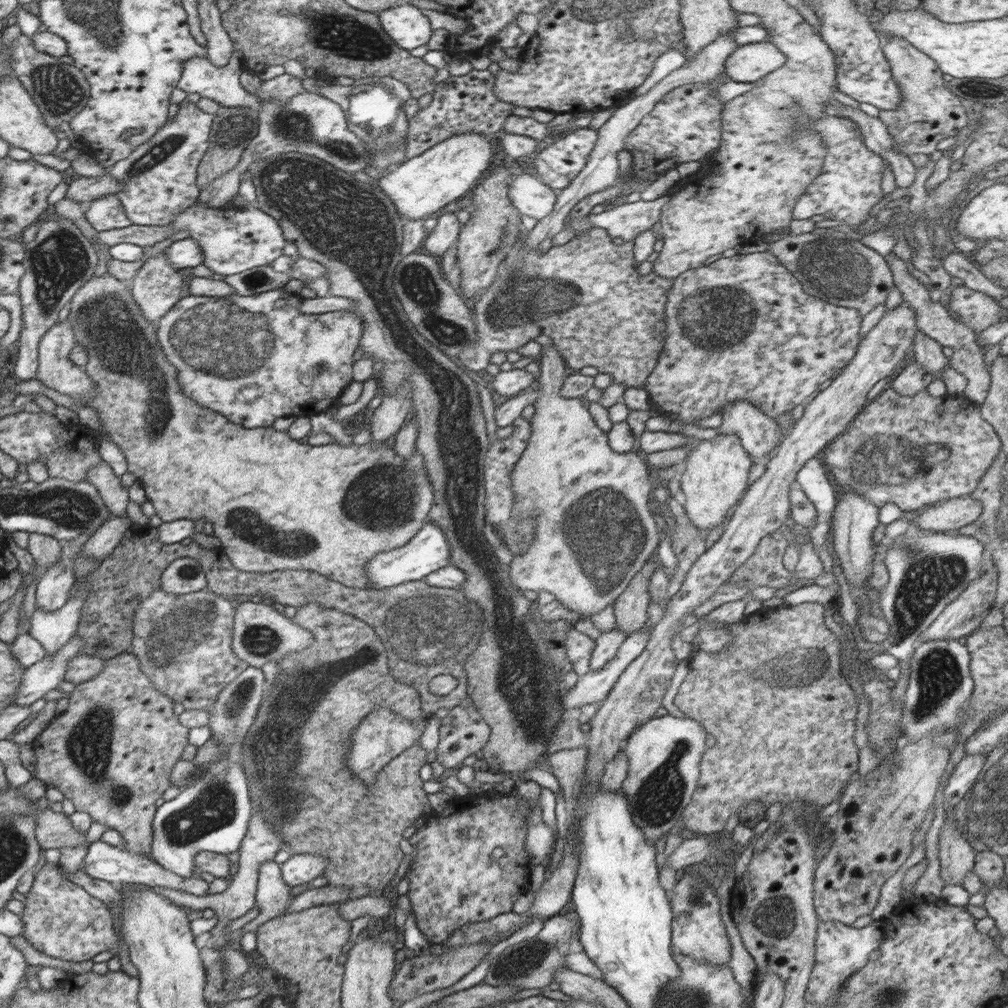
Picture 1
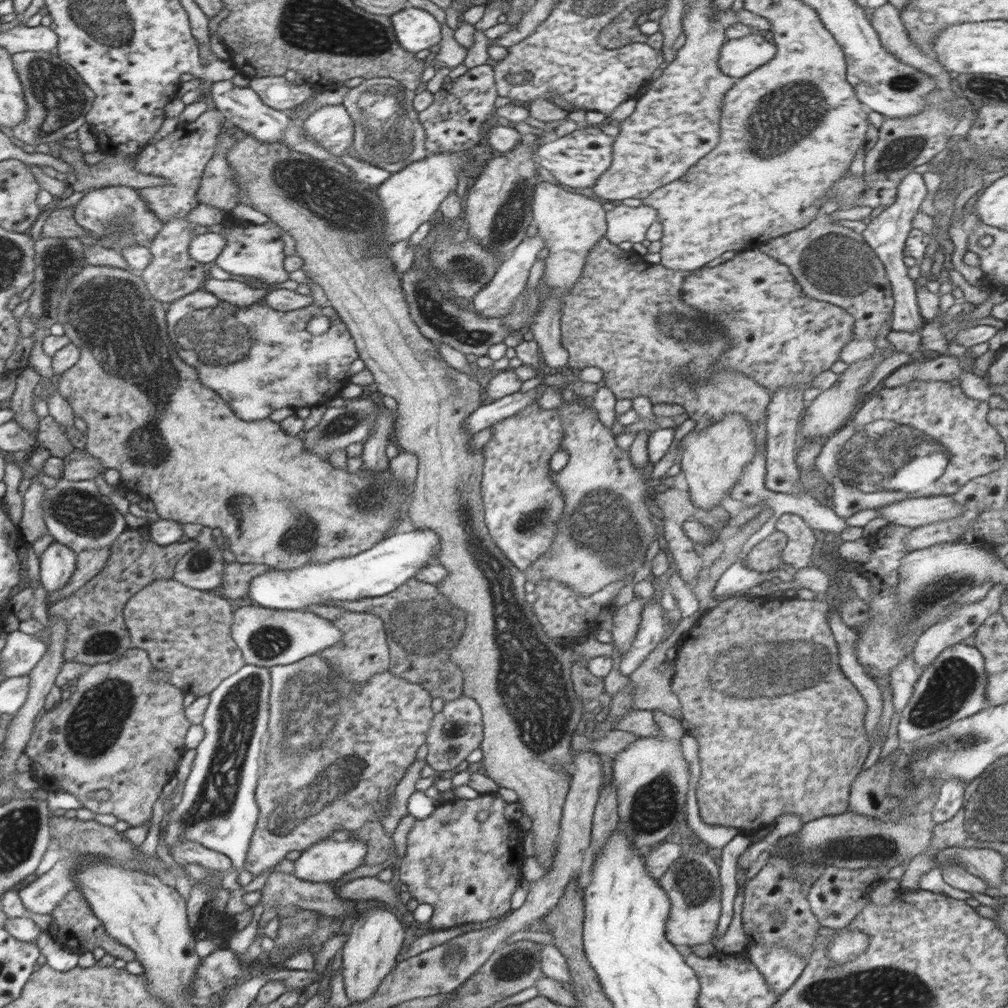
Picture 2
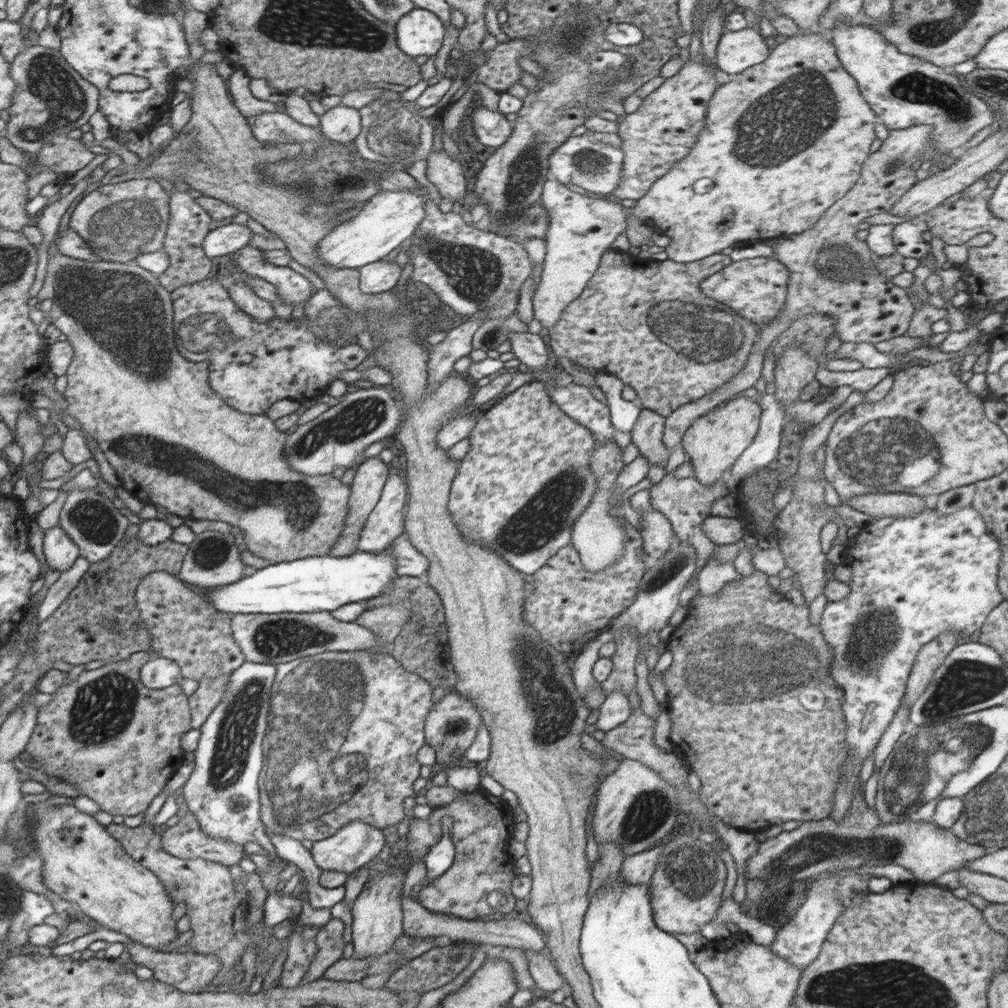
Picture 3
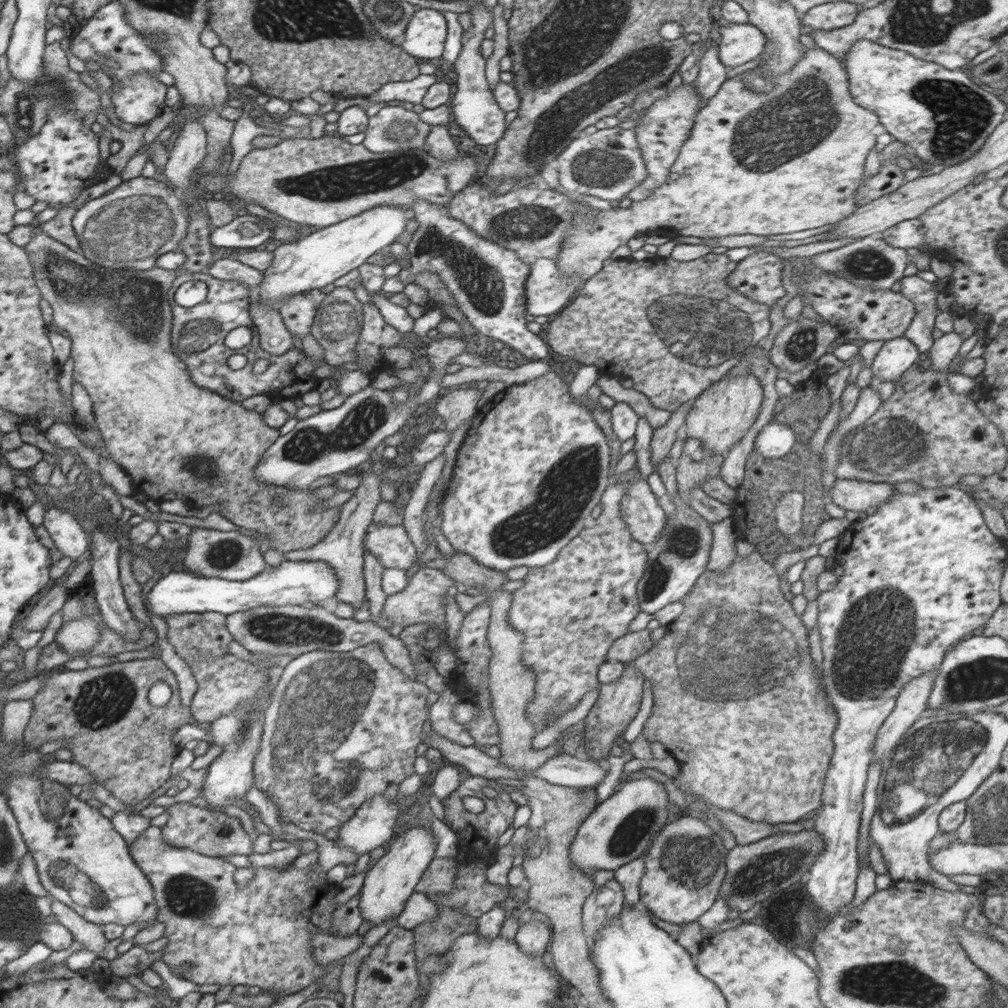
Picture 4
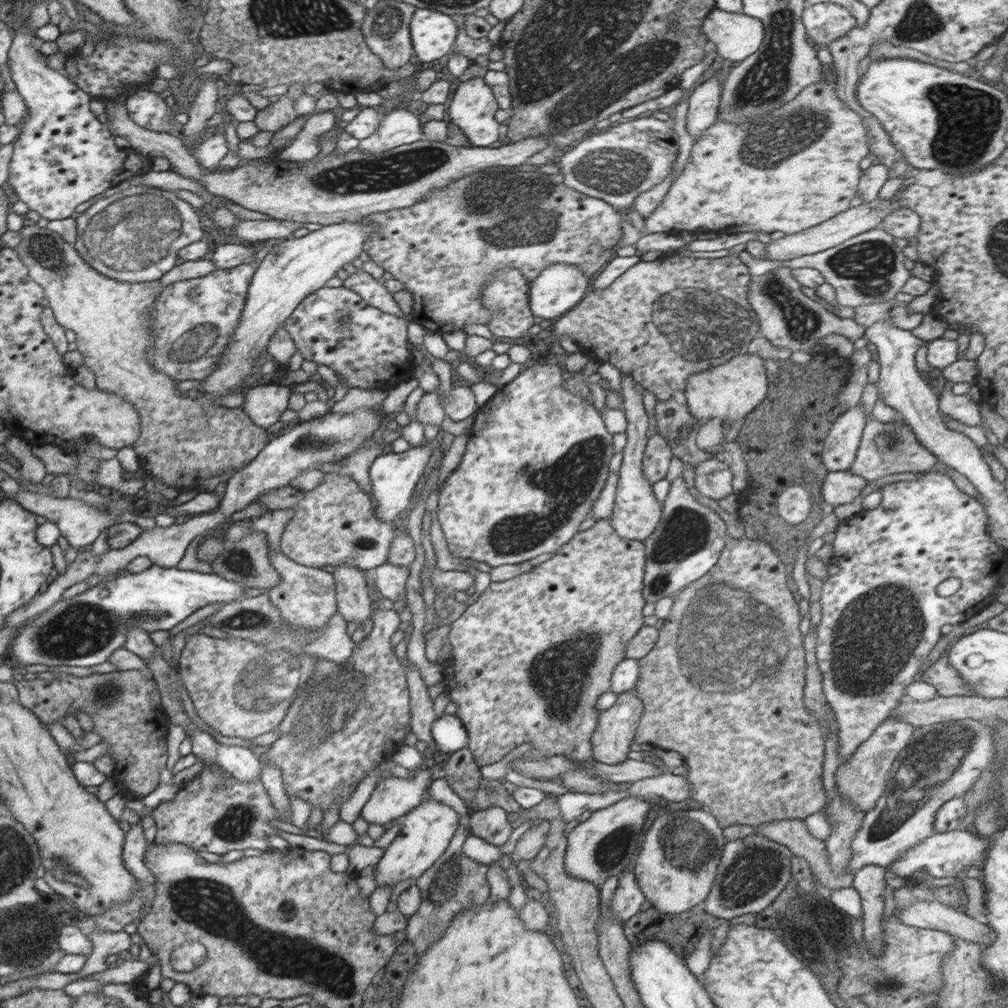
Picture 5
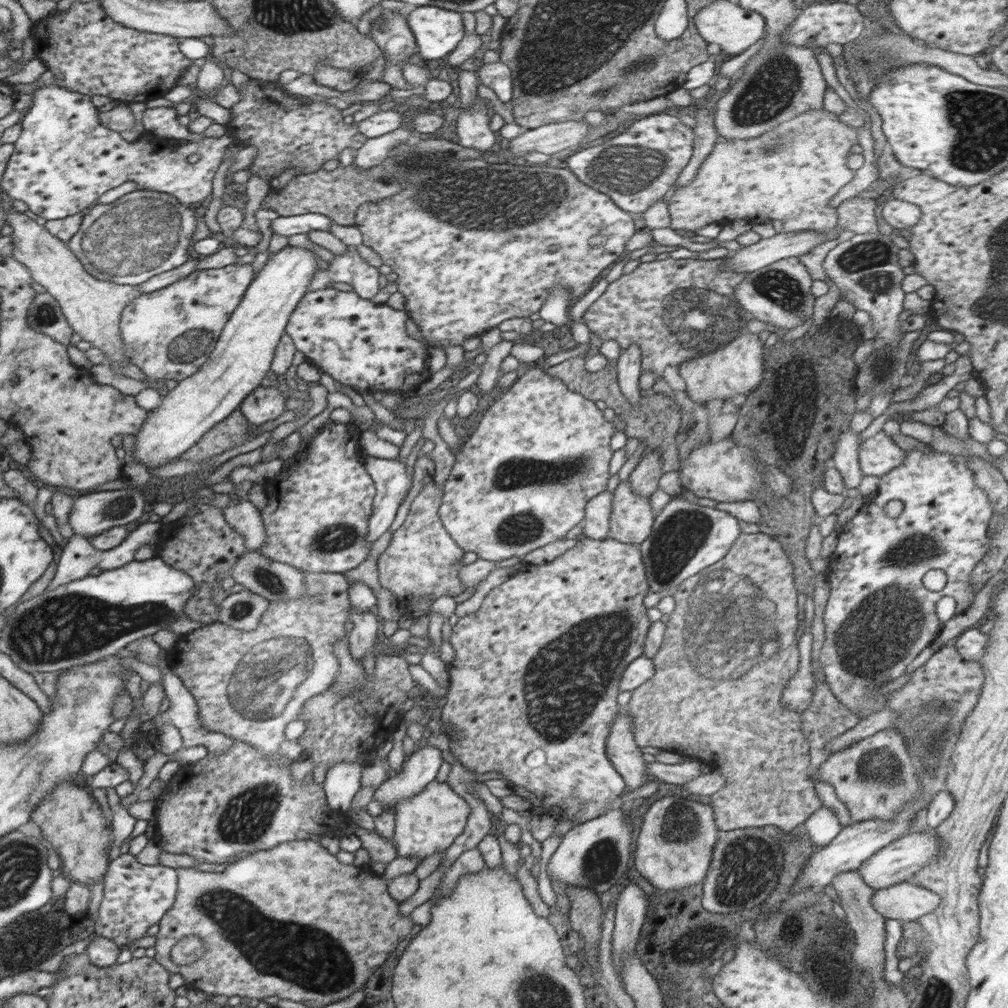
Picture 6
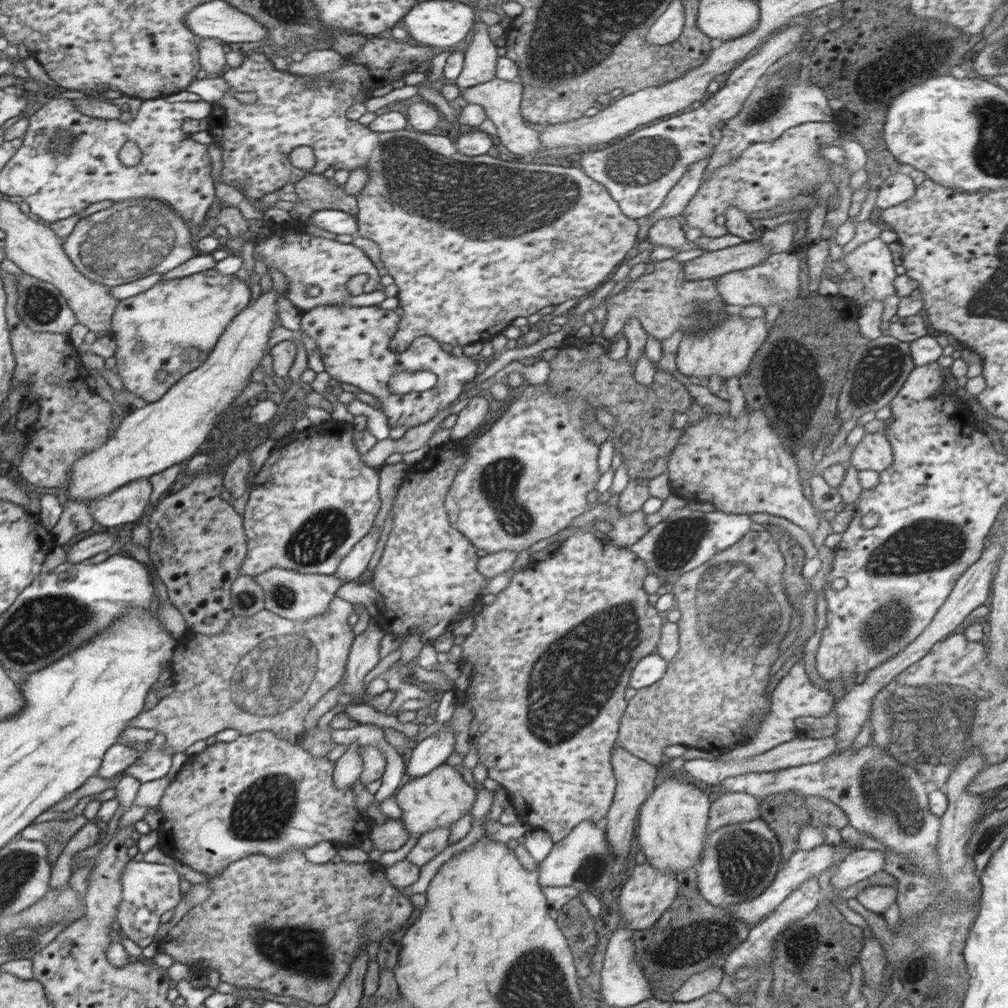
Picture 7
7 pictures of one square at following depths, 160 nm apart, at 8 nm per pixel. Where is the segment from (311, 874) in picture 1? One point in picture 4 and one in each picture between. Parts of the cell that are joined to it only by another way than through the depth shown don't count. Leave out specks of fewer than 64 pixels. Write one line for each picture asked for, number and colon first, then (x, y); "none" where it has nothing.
2: (328, 860)
3: (351, 848)
4: (374, 824)

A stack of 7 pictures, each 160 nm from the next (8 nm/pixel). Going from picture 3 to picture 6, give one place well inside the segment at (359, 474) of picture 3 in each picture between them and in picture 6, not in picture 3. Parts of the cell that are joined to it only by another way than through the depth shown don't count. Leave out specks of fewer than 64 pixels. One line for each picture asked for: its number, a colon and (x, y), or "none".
4: (342, 548)
5: (353, 601)
6: (366, 626)

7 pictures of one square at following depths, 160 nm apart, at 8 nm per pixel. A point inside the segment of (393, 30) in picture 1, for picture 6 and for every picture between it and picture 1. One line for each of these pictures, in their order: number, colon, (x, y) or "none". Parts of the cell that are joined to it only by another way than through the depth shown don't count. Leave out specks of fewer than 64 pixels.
2: (416, 30)
3: (420, 32)
4: (424, 37)
5: (433, 34)
6: (437, 31)

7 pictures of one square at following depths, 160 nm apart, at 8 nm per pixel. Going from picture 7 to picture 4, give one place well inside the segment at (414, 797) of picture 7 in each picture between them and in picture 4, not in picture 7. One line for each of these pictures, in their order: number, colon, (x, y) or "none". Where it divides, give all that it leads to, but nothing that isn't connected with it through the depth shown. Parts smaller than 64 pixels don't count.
4: (388, 885)
5: (426, 831)
6: (429, 822)

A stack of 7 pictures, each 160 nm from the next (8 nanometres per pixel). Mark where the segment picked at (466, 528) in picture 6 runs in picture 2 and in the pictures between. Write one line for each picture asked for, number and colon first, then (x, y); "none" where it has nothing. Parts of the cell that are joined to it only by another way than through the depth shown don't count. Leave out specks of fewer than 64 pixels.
2: (522, 507)
3: (524, 450)
4: (533, 465)
5: (490, 510)

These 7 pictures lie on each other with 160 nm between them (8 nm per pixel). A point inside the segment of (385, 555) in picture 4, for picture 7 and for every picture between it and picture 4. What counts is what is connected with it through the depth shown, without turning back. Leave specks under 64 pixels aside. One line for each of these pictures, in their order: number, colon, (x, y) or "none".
5: (334, 523)
6: (316, 519)
7: (313, 499)

